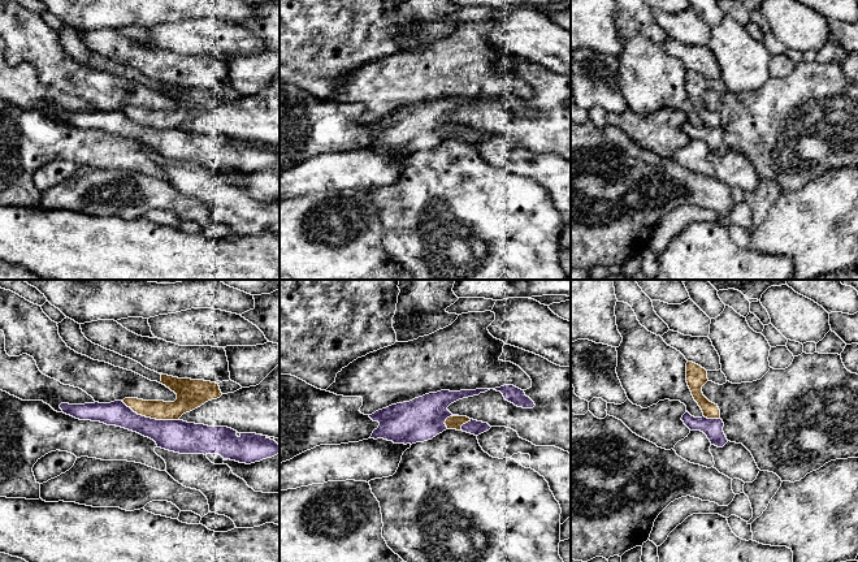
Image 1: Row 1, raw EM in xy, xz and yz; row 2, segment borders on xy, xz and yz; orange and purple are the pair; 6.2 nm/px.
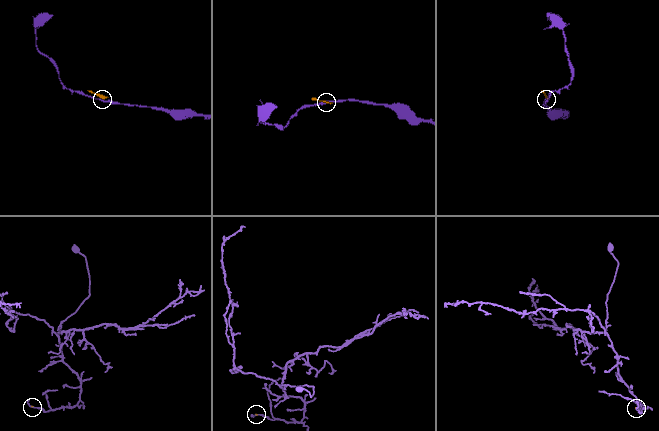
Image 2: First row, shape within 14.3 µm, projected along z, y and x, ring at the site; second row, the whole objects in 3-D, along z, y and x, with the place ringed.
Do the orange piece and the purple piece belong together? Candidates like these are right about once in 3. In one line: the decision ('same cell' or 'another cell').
another cell

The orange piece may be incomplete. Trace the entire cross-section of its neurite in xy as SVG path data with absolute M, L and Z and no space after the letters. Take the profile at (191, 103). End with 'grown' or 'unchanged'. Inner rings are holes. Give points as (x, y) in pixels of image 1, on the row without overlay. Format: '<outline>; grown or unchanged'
M161 83L160 92L177 103L174 111L143 109L138 107L125 107L122 111L138 124L156 129L178 129L183 122L190 121L208 109L217 108L222 103L234 101L242 95L231 88L220 92L178 87Z; grown

